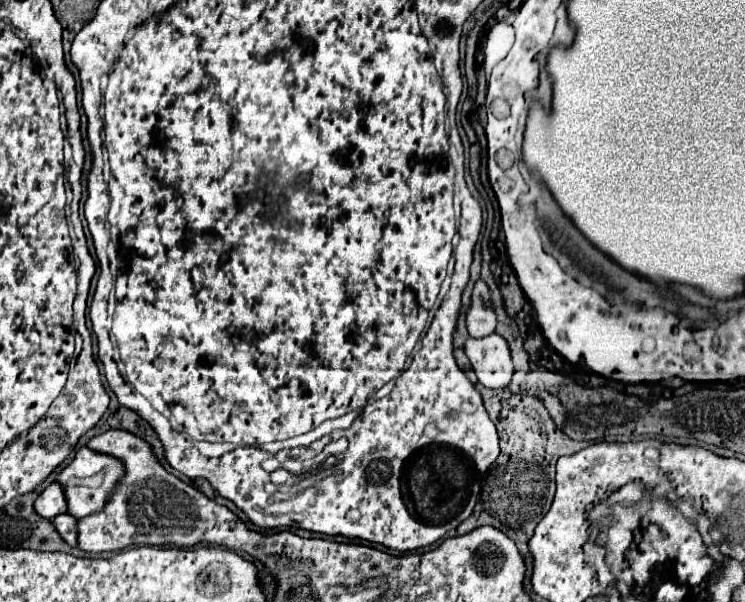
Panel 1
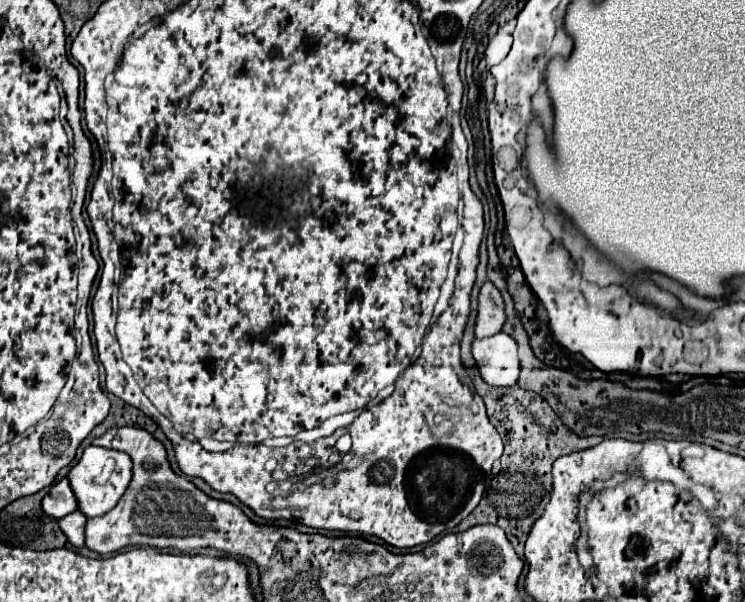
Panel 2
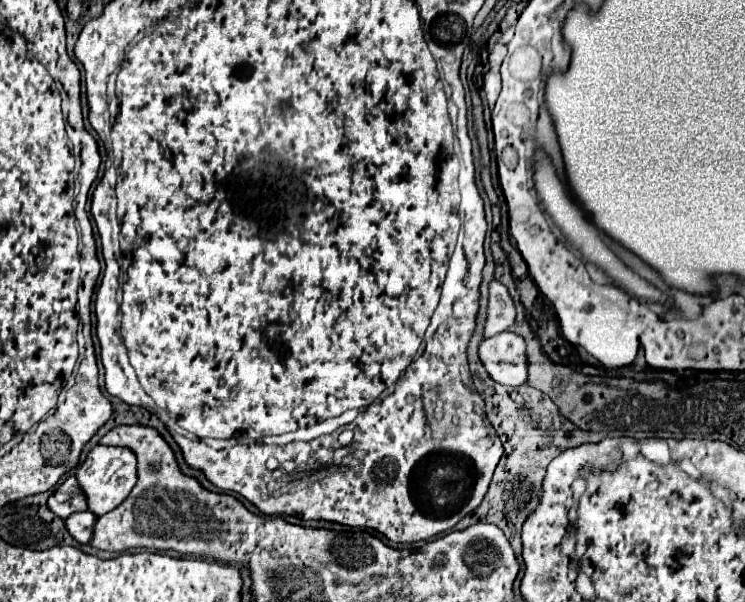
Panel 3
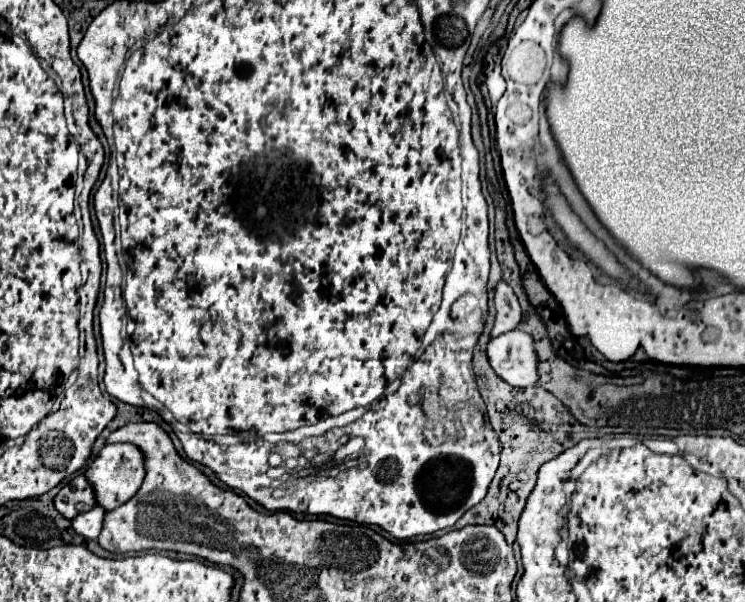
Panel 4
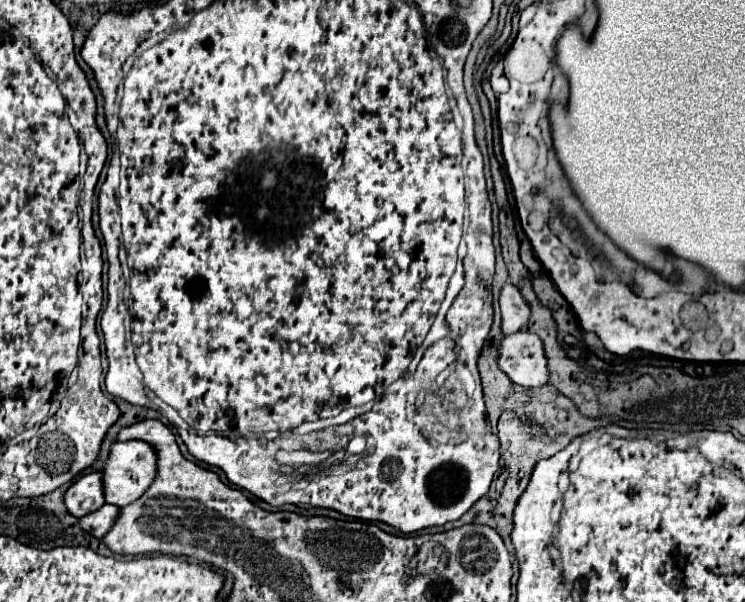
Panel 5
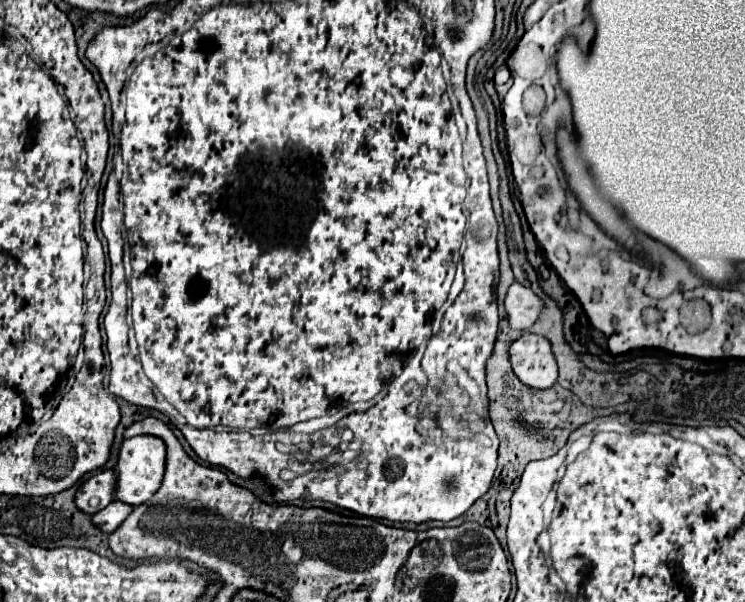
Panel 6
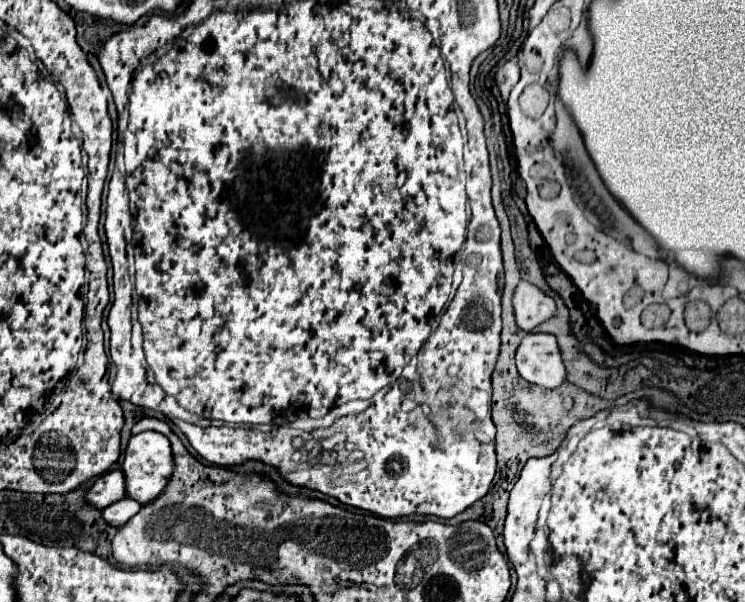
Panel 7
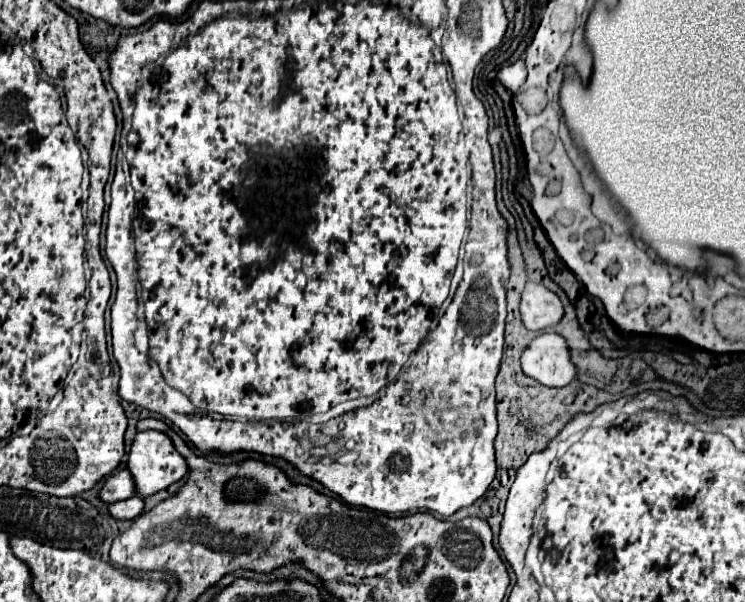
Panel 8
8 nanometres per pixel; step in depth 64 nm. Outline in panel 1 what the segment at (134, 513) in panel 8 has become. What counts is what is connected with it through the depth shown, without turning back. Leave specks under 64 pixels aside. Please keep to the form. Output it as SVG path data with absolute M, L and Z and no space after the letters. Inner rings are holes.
M60 514L54 518L54 526L60 532L60 536L70 544L76 546L76 536L78 536L78 518L68 516L68 514Z

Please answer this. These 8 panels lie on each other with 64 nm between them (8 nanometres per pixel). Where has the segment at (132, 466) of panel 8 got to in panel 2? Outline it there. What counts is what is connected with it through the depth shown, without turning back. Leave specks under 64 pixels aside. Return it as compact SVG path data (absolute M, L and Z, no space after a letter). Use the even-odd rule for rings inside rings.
M88 446L82 458L68 472L68 478L70 478L72 490L76 492L76 498L80 500L80 512L84 512L88 518L102 516L108 510L112 510L128 490L128 484L132 480L132 458L120 450Z

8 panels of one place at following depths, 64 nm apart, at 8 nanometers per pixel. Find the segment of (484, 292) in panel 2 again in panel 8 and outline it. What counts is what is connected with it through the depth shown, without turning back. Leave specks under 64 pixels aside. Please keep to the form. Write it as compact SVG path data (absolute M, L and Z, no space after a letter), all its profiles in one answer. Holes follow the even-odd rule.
M528 282L522 292L520 312L524 326L530 330L546 330L556 326L564 316L562 300L542 284Z

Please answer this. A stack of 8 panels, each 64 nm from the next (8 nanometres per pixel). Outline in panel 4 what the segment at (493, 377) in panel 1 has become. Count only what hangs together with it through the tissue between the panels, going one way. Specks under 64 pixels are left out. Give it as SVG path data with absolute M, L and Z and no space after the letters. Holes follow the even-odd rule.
M512 330L500 334L488 344L490 366L514 388L538 384L538 354L534 338L526 332Z

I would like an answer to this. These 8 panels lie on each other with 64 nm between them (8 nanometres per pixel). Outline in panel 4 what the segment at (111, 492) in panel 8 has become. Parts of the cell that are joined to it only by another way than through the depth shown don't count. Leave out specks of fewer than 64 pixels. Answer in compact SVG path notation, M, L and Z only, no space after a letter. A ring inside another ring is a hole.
M74 476L56 496L54 500L58 512L62 512L66 518L74 518L80 512L88 512L96 506L96 492L92 484L86 480L86 476Z

